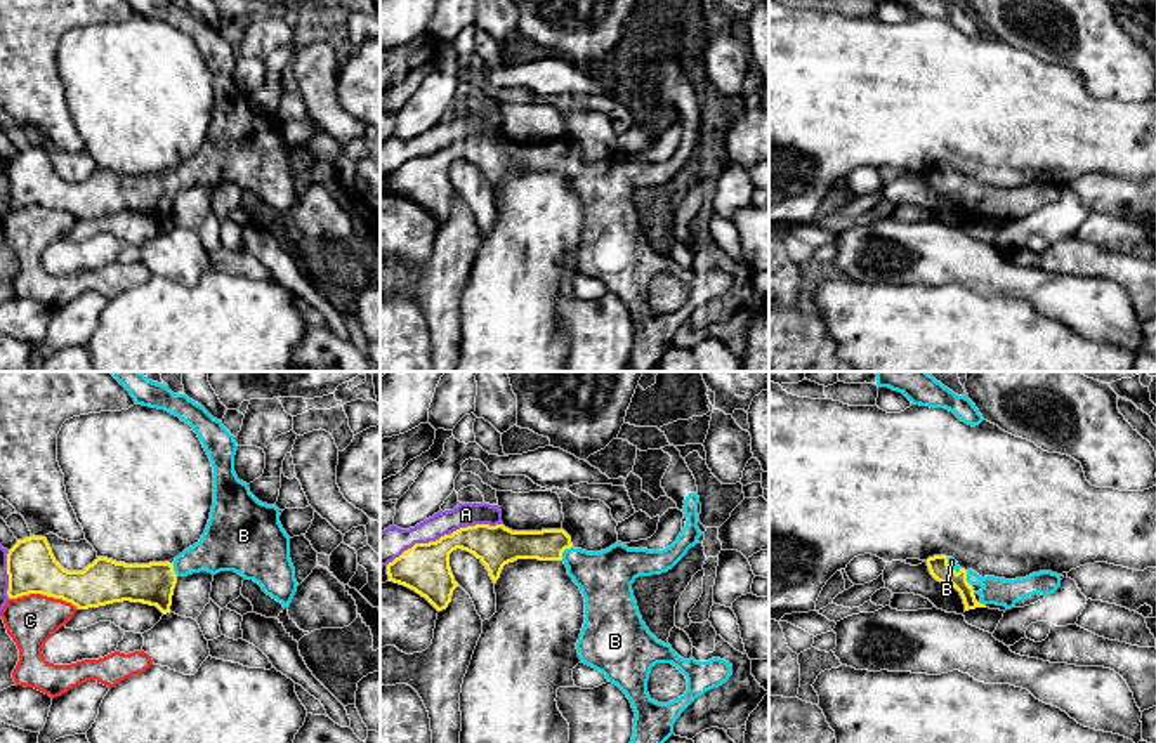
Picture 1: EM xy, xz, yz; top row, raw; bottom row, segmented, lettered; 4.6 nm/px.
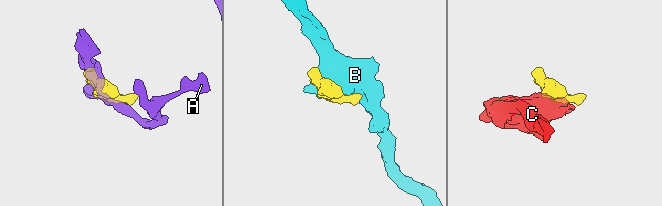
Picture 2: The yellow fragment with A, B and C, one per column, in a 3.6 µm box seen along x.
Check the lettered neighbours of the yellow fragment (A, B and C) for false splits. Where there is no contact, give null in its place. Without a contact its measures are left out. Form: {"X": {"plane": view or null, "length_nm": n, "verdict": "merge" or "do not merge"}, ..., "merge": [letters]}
{"A": {"plane": "xz", "length_nm": 600, "verdict": "do not merge"}, "B": {"plane": "xz", "length_nm": 80, "verdict": "merge"}, "C": {"plane": "xy", "length_nm": 320, "verdict": "do not merge"}, "merge": ["B"]}

